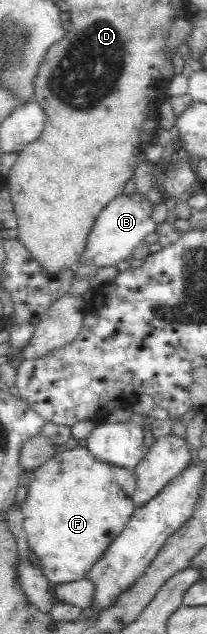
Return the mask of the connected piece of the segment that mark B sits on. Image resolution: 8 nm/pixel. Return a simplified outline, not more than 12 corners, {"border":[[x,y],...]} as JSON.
{"border":[[137,193],[97,214],[79,266],[116,266],[158,224]]}

